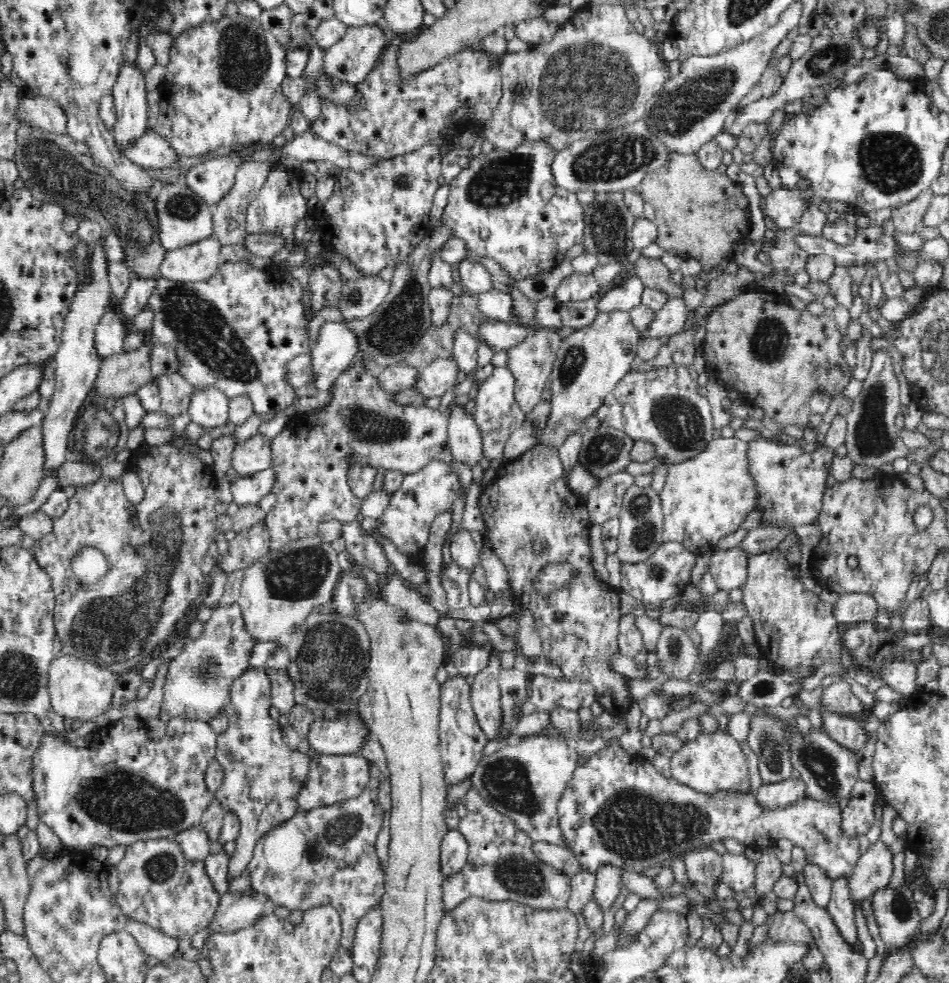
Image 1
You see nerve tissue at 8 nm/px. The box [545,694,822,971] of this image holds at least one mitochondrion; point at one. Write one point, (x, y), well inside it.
(636, 827)

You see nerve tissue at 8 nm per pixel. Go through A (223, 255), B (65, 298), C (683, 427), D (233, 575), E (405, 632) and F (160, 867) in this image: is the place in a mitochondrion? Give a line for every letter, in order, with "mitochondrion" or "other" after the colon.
A: other
B: other
C: mitochondrion
D: other
E: other
F: mitochondrion

